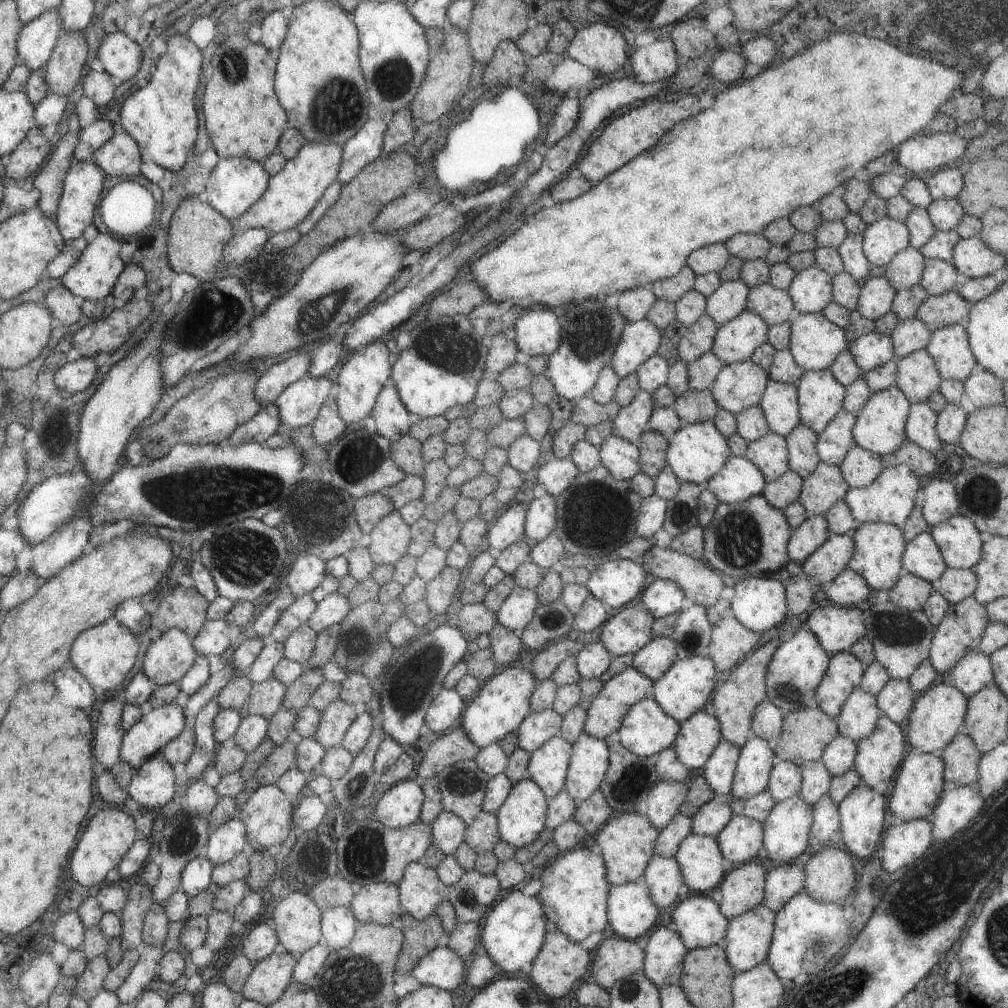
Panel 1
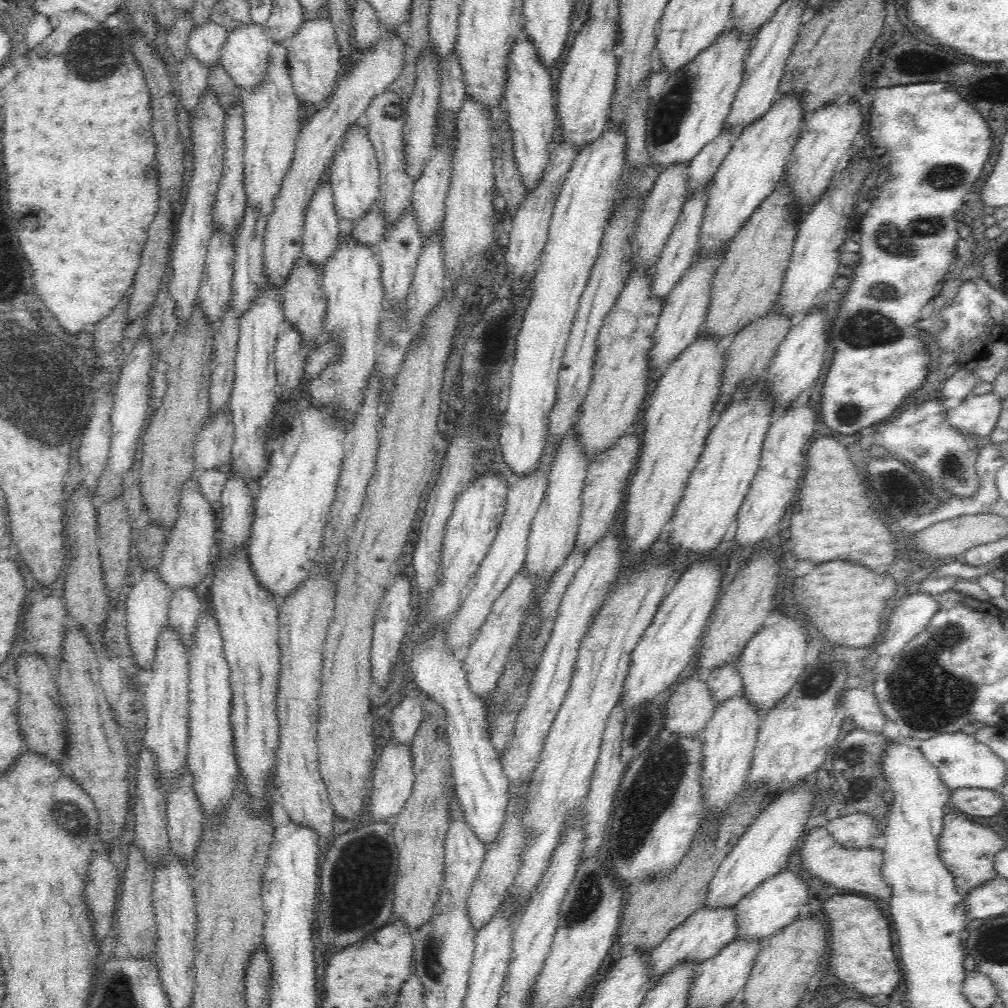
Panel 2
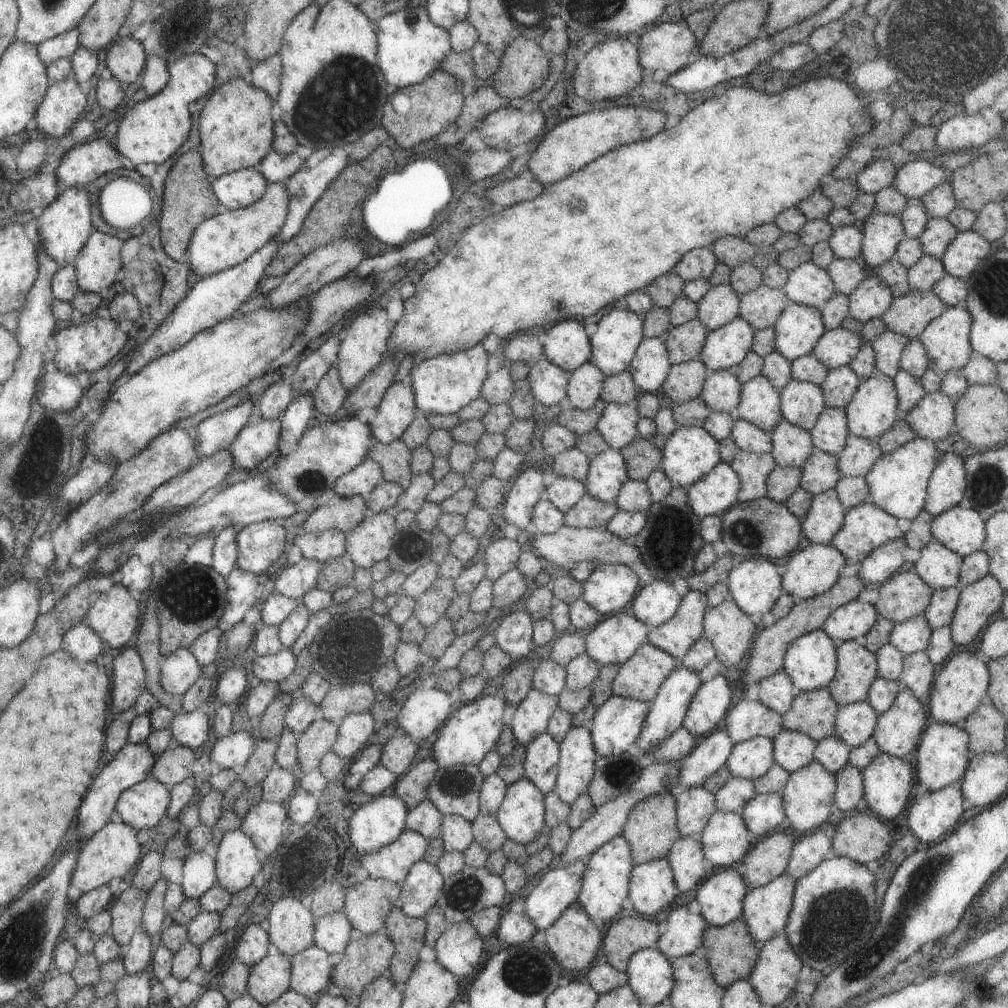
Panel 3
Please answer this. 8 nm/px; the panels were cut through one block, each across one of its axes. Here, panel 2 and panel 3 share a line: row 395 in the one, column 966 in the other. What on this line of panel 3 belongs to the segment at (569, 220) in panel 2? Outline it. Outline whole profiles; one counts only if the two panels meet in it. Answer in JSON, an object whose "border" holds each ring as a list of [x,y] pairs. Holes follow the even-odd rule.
{"border":[[[958,504],[932,518],[930,534],[936,542],[939,542],[939,545],[963,558],[981,549],[985,539],[984,522],[975,510],[964,509]]]}

